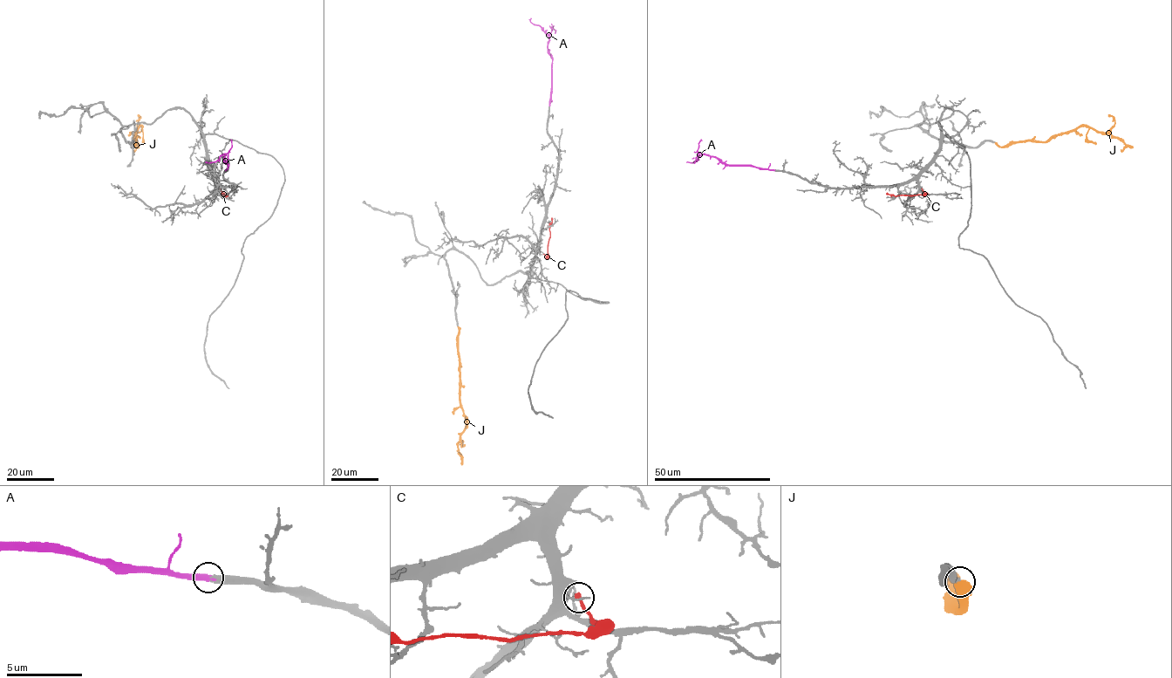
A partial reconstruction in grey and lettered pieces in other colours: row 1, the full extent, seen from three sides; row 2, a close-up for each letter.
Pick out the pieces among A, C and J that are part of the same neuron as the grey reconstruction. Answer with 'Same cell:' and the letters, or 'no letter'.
Same cell: A, J

